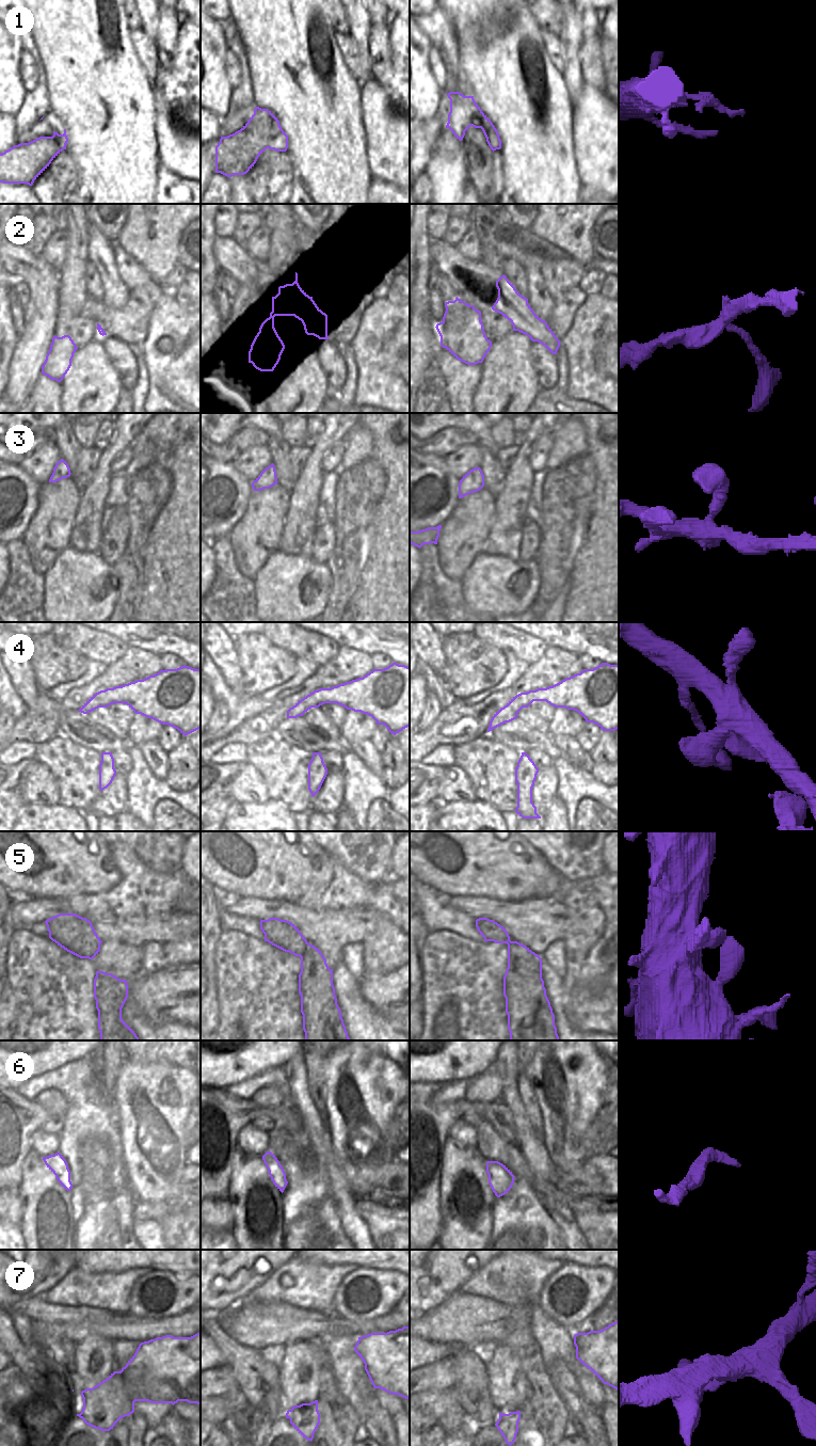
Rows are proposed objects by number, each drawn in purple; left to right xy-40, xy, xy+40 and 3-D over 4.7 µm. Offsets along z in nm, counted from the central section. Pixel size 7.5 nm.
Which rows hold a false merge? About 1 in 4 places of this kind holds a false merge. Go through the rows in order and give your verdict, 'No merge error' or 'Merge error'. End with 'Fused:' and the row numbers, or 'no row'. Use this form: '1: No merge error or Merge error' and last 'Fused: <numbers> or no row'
1: No merge error
2: Merge error
3: No merge error
4: No merge error
5: No merge error
6: No merge error
7: No merge error
Fused: 2.

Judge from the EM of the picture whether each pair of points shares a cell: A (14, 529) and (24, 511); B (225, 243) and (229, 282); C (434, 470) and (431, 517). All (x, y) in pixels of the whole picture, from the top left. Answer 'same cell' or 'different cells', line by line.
A: same cell
B: different cells
C: same cell

